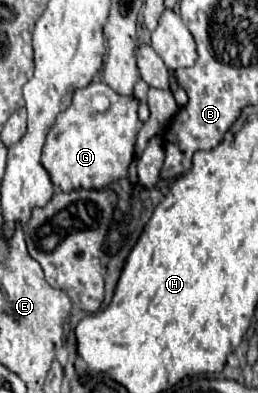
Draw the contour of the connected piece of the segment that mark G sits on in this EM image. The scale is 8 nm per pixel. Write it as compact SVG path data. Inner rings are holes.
M94 80L86 88L74 92L72 104L58 114L42 150L42 164L48 170L52 184L62 192L70 192L78 188L104 188L116 180L128 178L136 136L142 128L138 106L140 100L136 96L118 96L118 92L102 80ZM94 94L104 94L110 100L106 112L96 112L92 108Z

